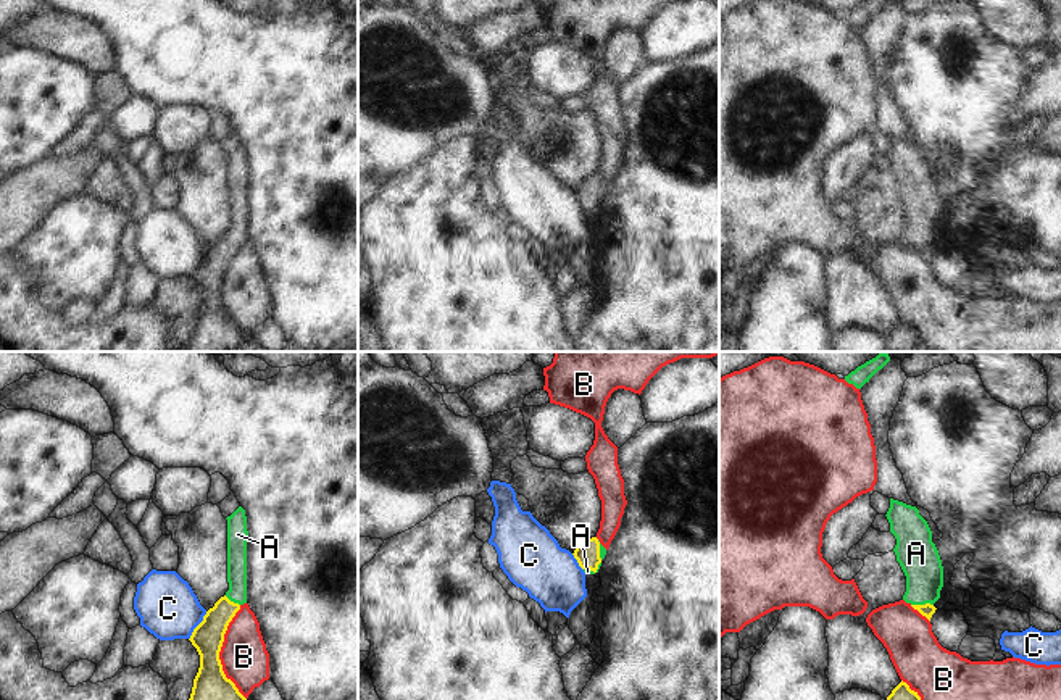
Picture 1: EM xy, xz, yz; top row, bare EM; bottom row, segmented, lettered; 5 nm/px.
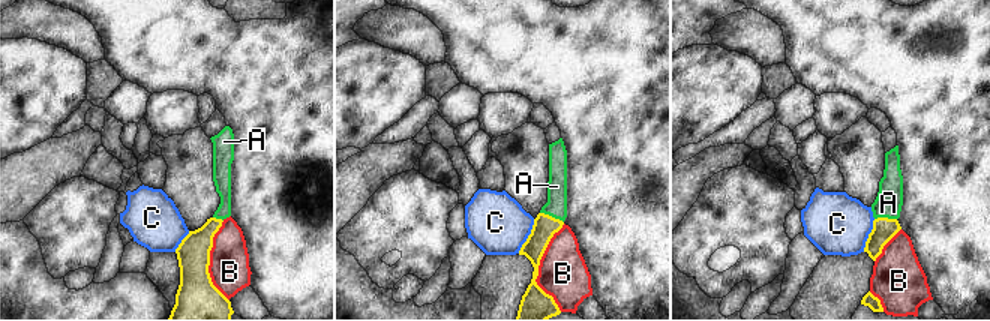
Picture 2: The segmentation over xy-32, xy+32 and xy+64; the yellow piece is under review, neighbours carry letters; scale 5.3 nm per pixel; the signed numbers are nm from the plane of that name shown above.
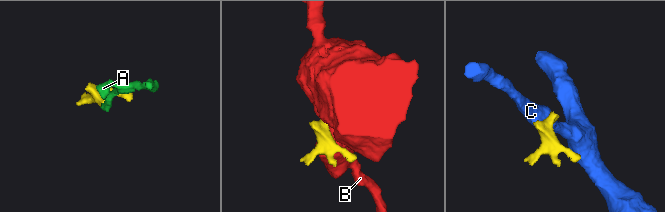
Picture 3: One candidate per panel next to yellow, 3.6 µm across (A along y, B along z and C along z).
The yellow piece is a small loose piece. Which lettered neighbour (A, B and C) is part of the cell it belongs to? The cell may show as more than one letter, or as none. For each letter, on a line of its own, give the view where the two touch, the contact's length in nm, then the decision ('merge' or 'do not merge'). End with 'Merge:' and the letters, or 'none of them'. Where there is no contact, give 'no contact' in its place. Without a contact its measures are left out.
A: contact in yz; length 110 nm; merge
B: contact in xy; length 480 nm; do not merge
C: contact in xy; length 170 nm; do not merge
Merge: A

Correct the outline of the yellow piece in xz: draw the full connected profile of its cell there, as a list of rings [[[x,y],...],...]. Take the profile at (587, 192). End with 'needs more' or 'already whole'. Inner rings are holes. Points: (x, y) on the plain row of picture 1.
[[[592,176],[592,177],[582,179],[576,185],[572,194],[585,213],[595,213],[601,205],[601,198],[606,194],[606,187],[600,182],[597,176]]]; needs more

